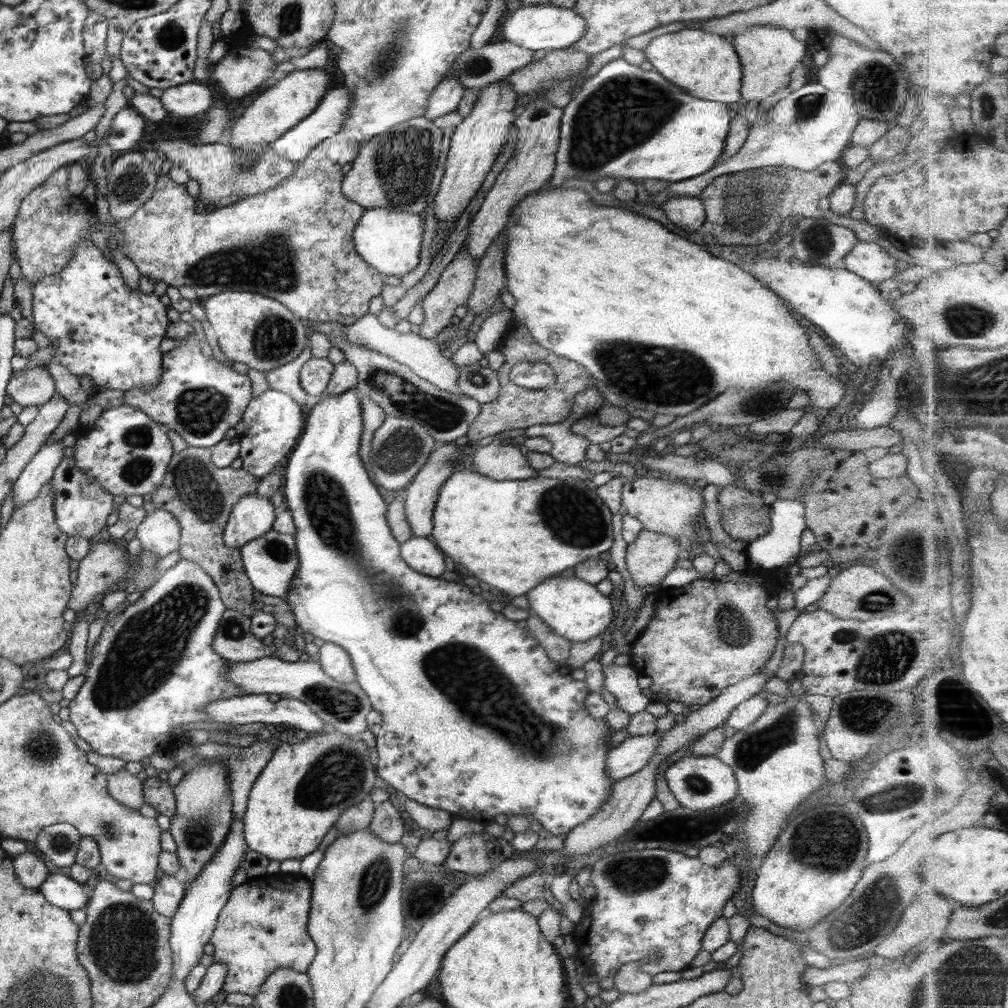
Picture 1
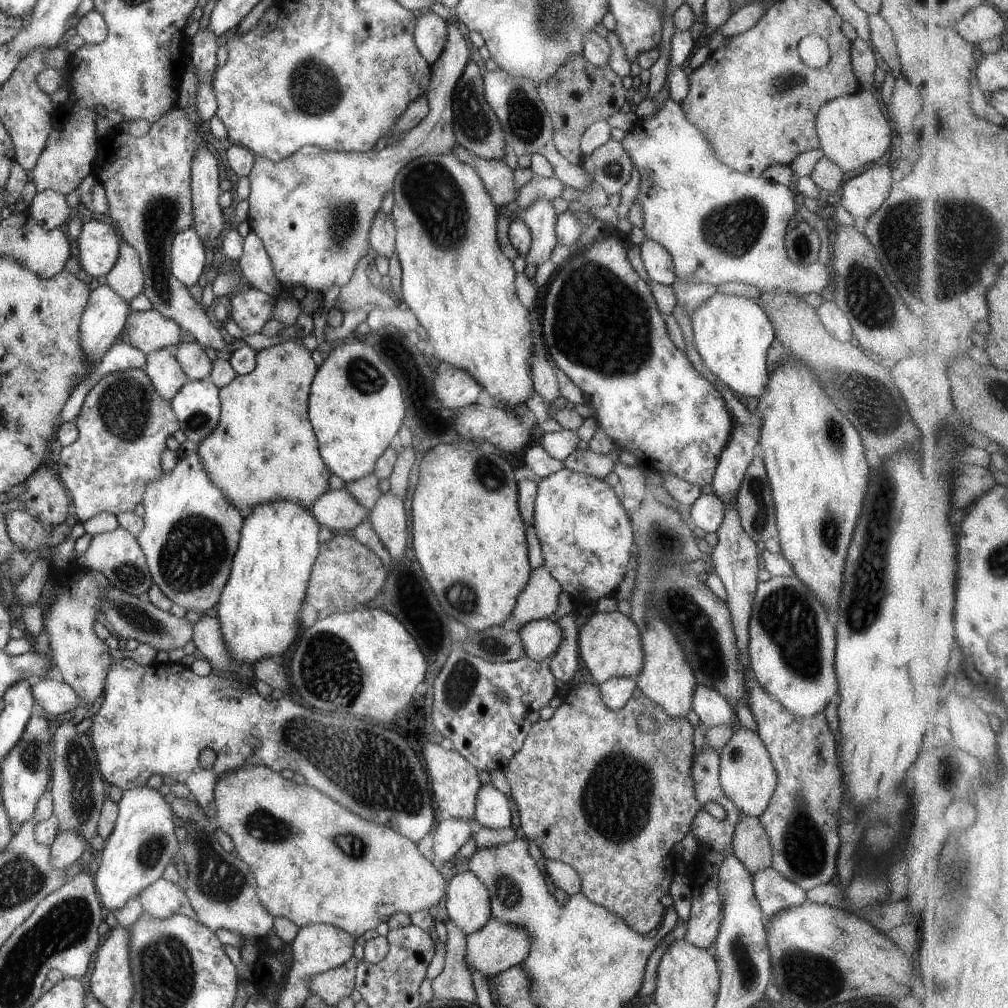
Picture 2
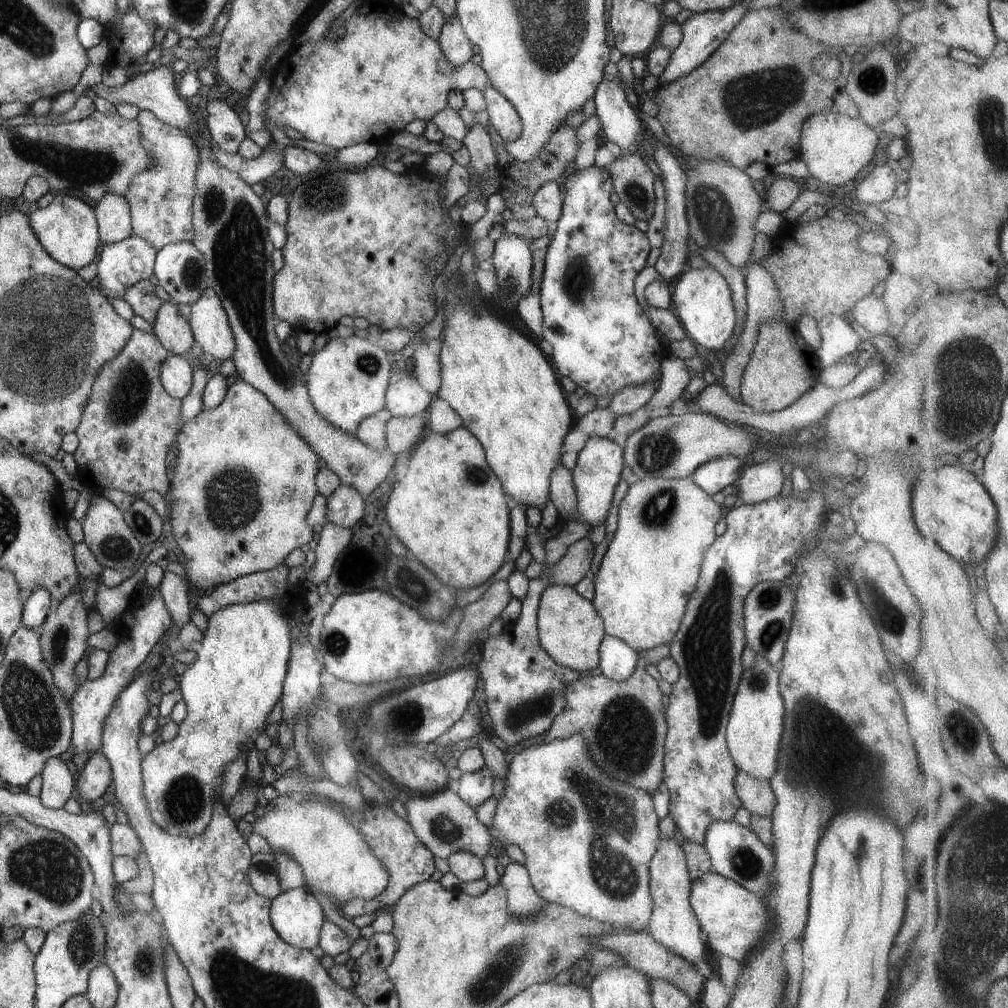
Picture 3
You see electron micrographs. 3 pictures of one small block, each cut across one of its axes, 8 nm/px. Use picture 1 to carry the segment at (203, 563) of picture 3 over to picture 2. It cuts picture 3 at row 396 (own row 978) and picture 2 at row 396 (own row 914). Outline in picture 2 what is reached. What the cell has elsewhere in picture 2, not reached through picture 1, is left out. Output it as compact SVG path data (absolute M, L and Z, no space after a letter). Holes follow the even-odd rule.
M301 341L281 342L256 351L255 366L249 374L235 375L219 389L220 411L215 428L197 446L203 472L223 491L227 500L244 519L254 506L273 501L293 501L301 508L310 506L330 488L331 470L320 457L316 436L306 410L307 399L316 367L311 352Z

